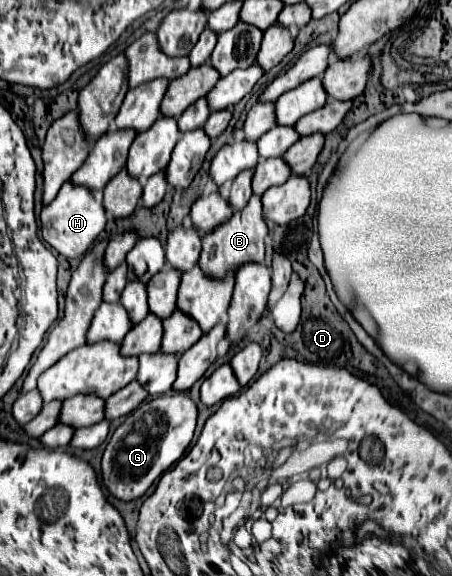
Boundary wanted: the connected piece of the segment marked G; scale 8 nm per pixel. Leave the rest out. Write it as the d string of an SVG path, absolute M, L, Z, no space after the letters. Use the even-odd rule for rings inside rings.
M182 392L164 394L150 402L140 404L116 428L102 454L102 482L106 490L130 502L146 494L146 490L176 462L190 446L196 428L196 404Z

